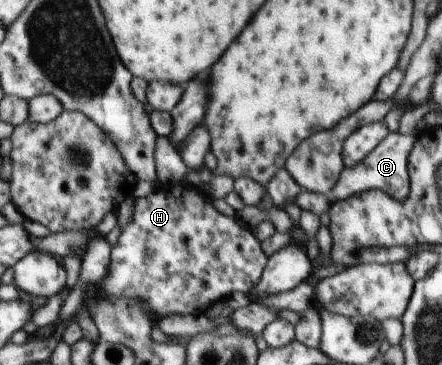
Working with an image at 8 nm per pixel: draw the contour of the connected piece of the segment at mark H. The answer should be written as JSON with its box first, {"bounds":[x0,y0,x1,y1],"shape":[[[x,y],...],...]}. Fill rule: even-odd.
{"bounds":[97,186,267,324],"shape":[[[185,186],[179,191],[165,192],[158,189],[149,196],[135,199],[133,218],[112,247],[109,274],[99,282],[97,290],[103,296],[109,294],[111,298],[127,298],[141,304],[154,324],[155,320],[169,314],[203,315],[213,302],[232,292],[248,295],[262,279],[267,263],[253,232],[247,230],[239,218],[221,214],[198,188]]]}

